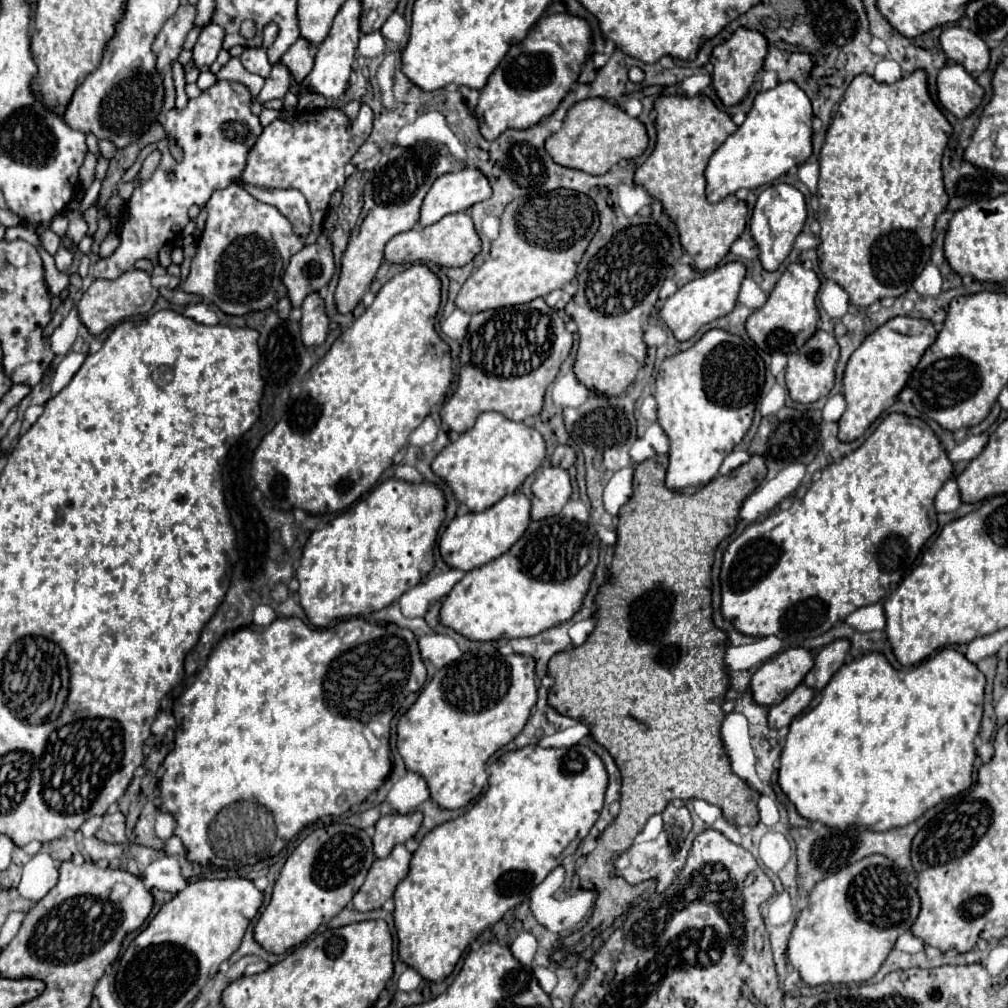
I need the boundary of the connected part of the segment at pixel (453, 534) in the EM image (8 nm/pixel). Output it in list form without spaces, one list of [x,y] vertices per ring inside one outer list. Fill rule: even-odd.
[[[517,491],[517,493],[505,495],[499,503],[495,503],[493,507],[489,507],[485,511],[455,517],[447,525],[445,533],[441,535],[439,551],[449,567],[471,571],[471,569],[481,567],[481,565],[501,557],[503,553],[507,553],[511,549],[511,545],[525,533],[529,523],[531,523],[529,497],[521,491]]]

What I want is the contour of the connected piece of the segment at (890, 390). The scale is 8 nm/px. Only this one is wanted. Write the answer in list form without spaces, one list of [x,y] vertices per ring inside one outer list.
[[[895,317],[889,323],[881,325],[875,333],[871,333],[849,357],[845,367],[845,401],[847,409],[839,419],[839,439],[853,441],[865,433],[865,429],[885,411],[889,409],[901,389],[905,387],[909,375],[915,371],[921,355],[933,345],[937,339],[935,325],[929,319],[909,319]]]

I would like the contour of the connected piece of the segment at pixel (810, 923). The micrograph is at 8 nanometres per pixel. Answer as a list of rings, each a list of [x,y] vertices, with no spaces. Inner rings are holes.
[[[869,855],[819,881],[809,893],[807,907],[799,913],[797,925],[789,939],[789,963],[801,973],[801,979],[807,985],[869,981],[893,951],[897,937],[915,923],[919,909],[921,901],[917,889],[913,889],[907,881],[907,873],[901,871],[901,867],[897,867],[891,859],[885,859],[885,855]]]

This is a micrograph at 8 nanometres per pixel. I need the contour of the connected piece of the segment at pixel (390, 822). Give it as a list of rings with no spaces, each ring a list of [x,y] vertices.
[[[413,811],[407,815],[397,815],[397,813],[383,815],[375,825],[375,835],[373,835],[375,855],[377,857],[389,855],[389,851],[395,845],[411,839],[419,831],[421,823],[423,823],[421,811]]]

